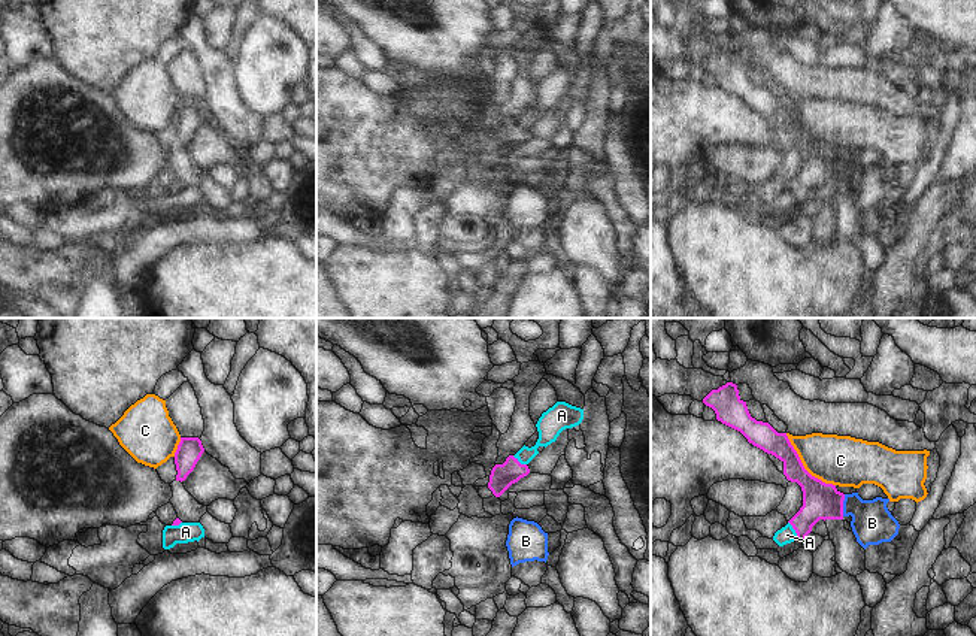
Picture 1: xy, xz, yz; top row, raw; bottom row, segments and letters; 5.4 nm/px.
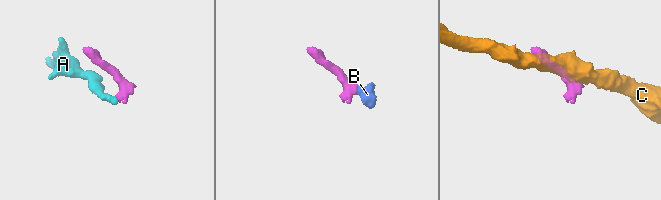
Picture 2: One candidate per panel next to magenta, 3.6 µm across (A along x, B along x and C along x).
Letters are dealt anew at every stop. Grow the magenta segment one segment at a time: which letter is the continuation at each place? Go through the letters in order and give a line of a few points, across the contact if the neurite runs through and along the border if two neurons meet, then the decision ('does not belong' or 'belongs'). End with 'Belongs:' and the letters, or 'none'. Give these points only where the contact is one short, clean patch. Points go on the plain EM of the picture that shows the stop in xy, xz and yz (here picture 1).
A: line yz (788, 187), (797, 205); does not belong
B: line yz (821, 166), (842, 170), (854, 170), (872, 188); belongs
C: does not belong
Belongs: B

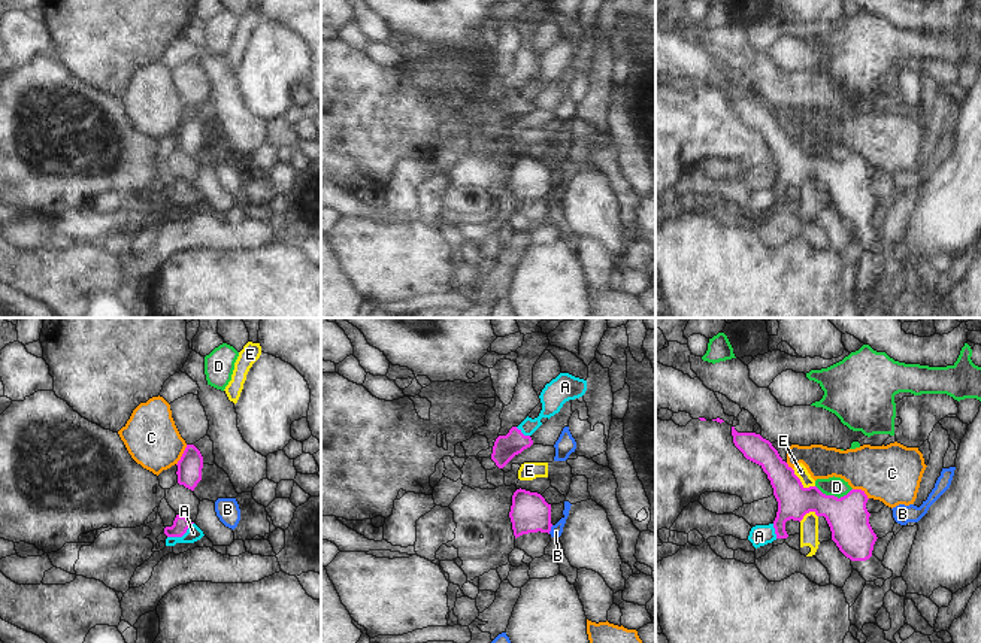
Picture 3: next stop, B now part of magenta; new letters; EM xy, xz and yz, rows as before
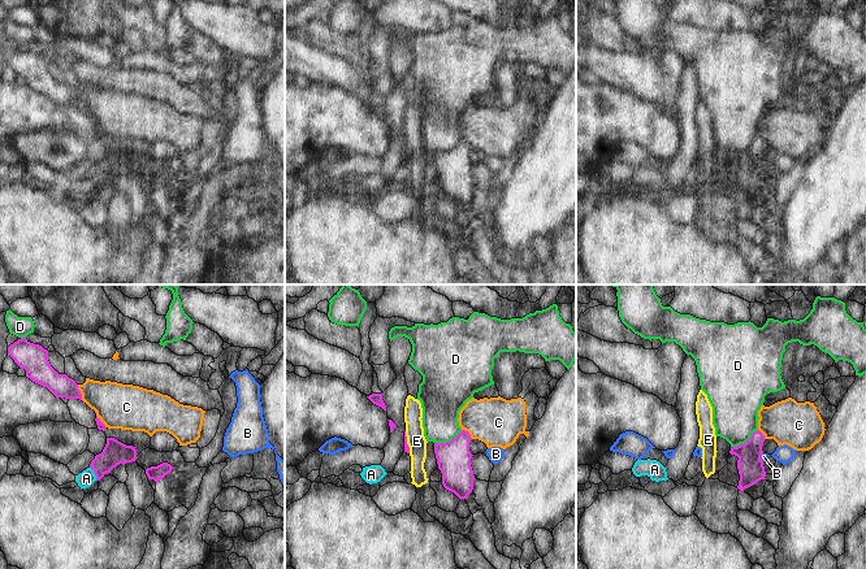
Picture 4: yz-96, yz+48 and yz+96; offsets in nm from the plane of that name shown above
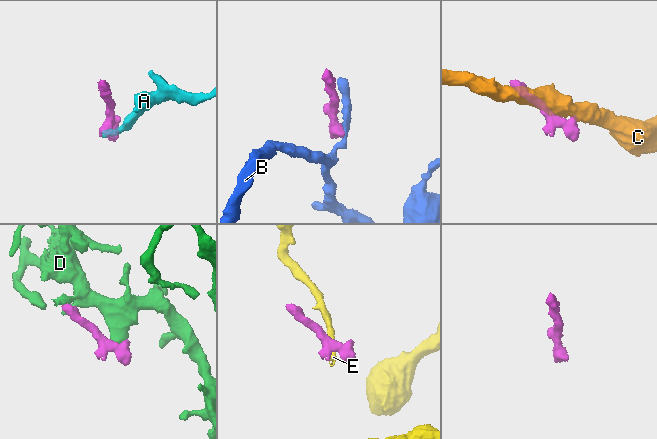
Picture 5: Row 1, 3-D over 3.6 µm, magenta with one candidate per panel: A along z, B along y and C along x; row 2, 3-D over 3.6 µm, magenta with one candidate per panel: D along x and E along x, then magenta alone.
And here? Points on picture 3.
A: line xy (193, 188), (181, 202), (167, 203); does not belong
B: line xz (553, 191), (548, 199); does not belong
C: does not belong
D: line yz (816, 151), (823, 158), (838, 163), (845, 161), (851, 155); does not belong
E: line yz (792, 135), (805, 152), (814, 152); does not belong
Belongs: none

